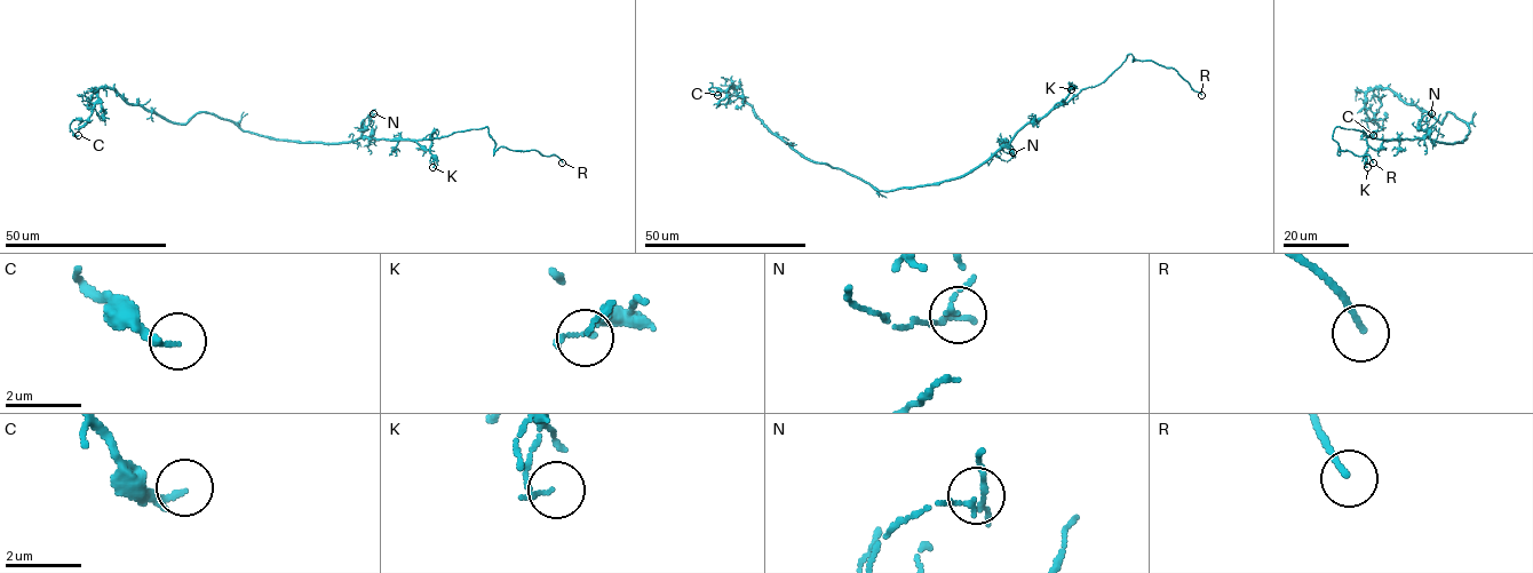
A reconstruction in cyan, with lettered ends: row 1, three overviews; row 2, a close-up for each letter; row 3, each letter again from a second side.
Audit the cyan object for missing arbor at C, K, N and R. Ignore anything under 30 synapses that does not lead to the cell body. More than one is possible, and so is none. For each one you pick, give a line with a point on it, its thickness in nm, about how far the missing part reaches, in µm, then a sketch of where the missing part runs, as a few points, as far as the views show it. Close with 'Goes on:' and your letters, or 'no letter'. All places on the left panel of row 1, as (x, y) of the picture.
R: Place: (562, 162). Thickness 140 nm. Missing length about 3 µm
Goes on: R

